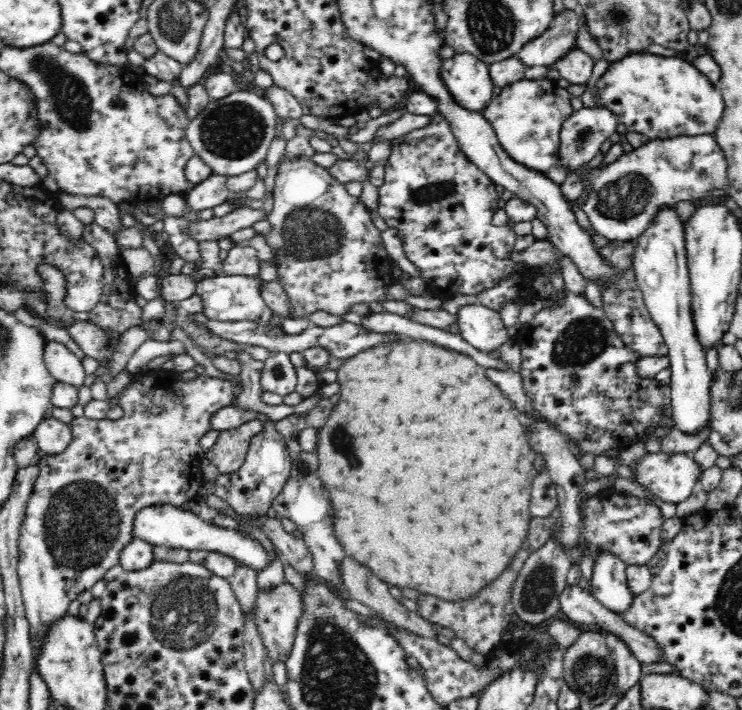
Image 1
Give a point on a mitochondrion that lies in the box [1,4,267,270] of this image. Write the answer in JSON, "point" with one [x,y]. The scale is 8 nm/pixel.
{"point":[69,96]}

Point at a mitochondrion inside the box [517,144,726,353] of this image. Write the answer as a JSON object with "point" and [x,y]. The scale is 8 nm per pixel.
{"point":[623,198]}

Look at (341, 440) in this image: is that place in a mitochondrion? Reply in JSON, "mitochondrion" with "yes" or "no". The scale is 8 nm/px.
{"mitochondrion":"yes"}

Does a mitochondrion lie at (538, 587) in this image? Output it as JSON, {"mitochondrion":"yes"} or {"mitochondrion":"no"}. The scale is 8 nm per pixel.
{"mitochondrion":"yes"}

